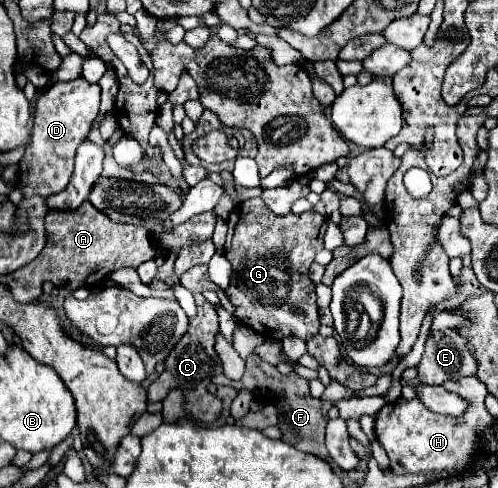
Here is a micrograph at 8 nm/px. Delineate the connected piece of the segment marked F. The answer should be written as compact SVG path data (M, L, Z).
M257 353L247 357L247 371L243 375L243 379L231 381L229 383L235 389L249 389L255 397L265 399L265 403L273 403L277 407L277 415L279 415L279 423L277 427L281 429L281 439L287 441L289 445L297 447L299 451L317 455L321 459L329 461L329 451L325 447L325 425L327 419L321 413L321 401L313 399L309 393L309 381L301 379L297 373L291 375L281 375L277 371L275 365L269 365L267 361L263 361Z

